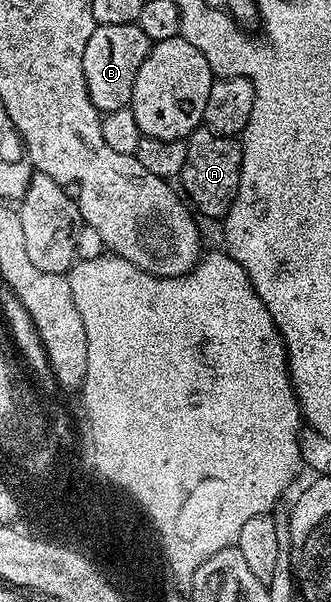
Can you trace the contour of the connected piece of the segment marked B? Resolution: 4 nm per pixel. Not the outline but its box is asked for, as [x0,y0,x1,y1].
[82,22,150,113]

